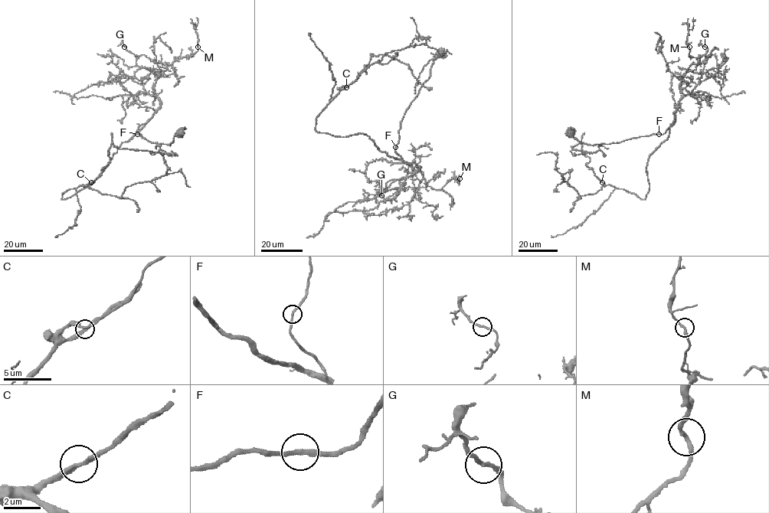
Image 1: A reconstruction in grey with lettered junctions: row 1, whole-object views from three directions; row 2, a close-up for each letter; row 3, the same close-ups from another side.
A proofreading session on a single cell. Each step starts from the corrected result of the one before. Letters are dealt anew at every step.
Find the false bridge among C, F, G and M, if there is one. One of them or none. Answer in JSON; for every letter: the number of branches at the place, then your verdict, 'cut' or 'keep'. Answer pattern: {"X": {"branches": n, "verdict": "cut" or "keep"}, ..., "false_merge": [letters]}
{"C": {"branches": 2, "verdict": "keep"}, "F": {"branches": 2, "verdict": "keep"}, "G": {"branches": 2, "verdict": "keep"}, "M": {"branches": 2, "verdict": "keep"}, "false_merge": []}

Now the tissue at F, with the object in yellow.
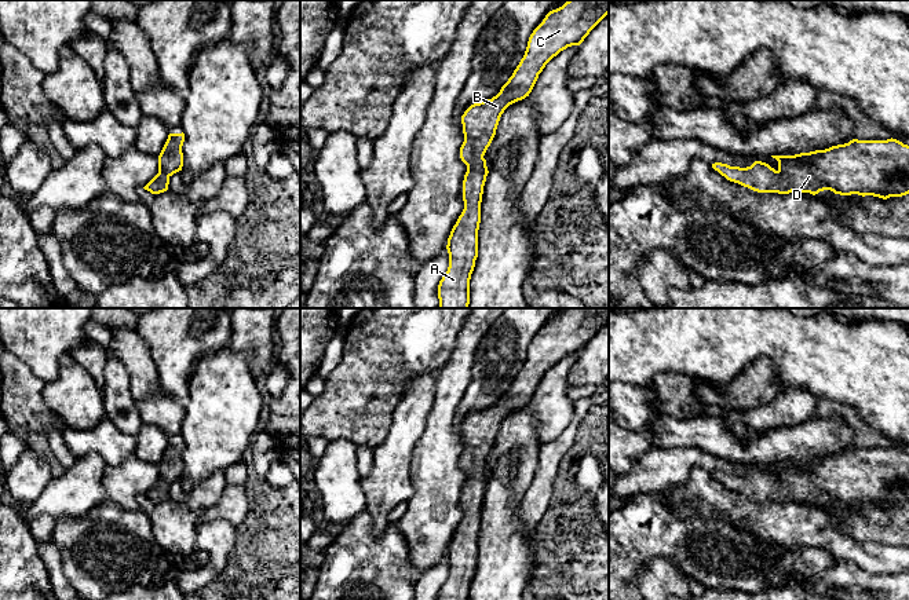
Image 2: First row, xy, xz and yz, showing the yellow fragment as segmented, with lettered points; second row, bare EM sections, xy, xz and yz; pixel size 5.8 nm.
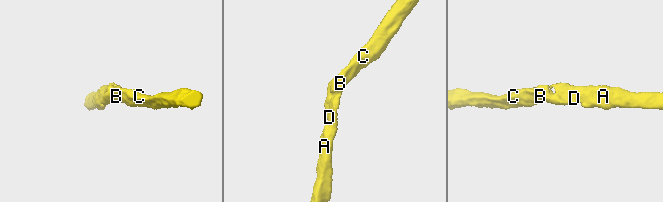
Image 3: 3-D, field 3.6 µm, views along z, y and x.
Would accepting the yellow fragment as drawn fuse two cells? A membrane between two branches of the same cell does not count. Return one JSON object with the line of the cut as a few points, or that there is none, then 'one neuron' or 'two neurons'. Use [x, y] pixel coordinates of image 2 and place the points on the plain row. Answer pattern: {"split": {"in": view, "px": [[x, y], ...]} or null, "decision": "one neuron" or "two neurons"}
{"split": null, "decision": "one neuron"}

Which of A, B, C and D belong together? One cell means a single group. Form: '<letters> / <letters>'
A B C D

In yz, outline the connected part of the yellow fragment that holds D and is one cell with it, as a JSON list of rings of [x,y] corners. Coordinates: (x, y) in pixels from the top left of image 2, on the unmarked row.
[[[892,446],[887,449],[853,447],[825,458],[771,465],[778,469],[777,479],[762,469],[755,469],[746,476],[715,471],[712,476],[727,489],[758,501],[789,502],[796,500],[815,504],[830,498],[840,504],[873,504],[883,508],[909,502],[909,454]]]

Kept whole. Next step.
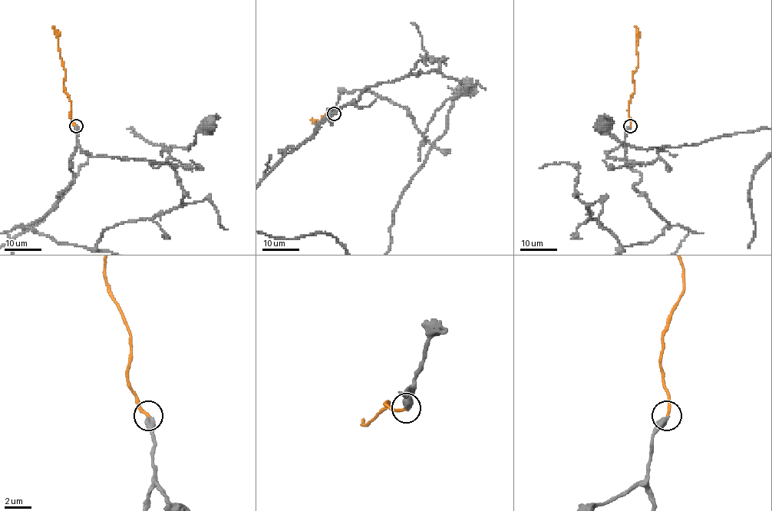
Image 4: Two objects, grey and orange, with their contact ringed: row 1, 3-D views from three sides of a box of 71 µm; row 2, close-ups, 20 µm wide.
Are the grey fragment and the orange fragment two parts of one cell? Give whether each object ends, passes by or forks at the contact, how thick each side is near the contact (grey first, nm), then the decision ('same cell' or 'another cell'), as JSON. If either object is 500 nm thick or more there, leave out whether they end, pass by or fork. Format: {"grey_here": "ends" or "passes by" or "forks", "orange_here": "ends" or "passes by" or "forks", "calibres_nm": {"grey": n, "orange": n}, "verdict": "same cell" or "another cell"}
{"calibres_nm": {"grey": 500, "orange": 240}, "verdict": "same cell"}

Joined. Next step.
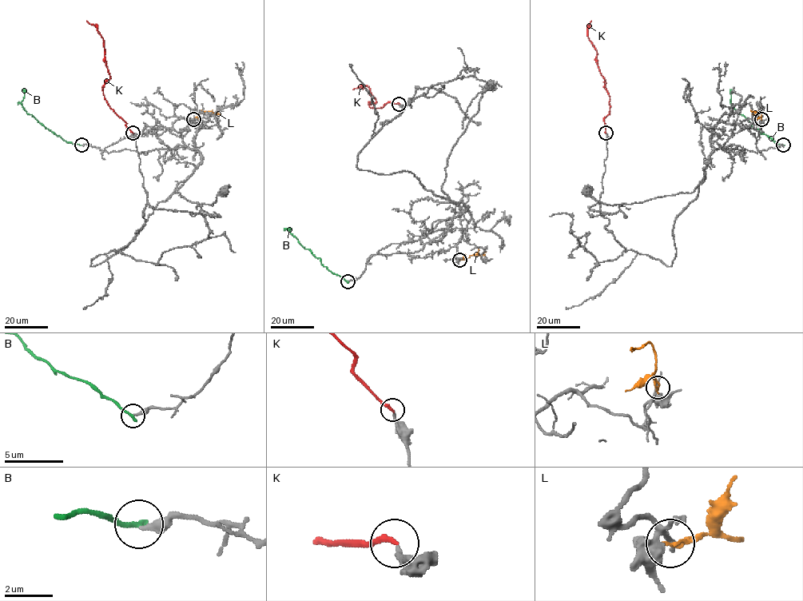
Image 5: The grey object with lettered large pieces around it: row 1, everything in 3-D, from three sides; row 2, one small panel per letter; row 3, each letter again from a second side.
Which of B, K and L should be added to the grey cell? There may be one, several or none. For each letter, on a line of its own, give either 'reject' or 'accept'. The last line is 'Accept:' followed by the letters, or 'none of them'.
B: reject
K: accept
L: reject
Accept: K

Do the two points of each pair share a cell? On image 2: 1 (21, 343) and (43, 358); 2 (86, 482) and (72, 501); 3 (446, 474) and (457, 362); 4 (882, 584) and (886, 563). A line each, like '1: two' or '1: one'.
1: one
2: one
3: one
4: two

